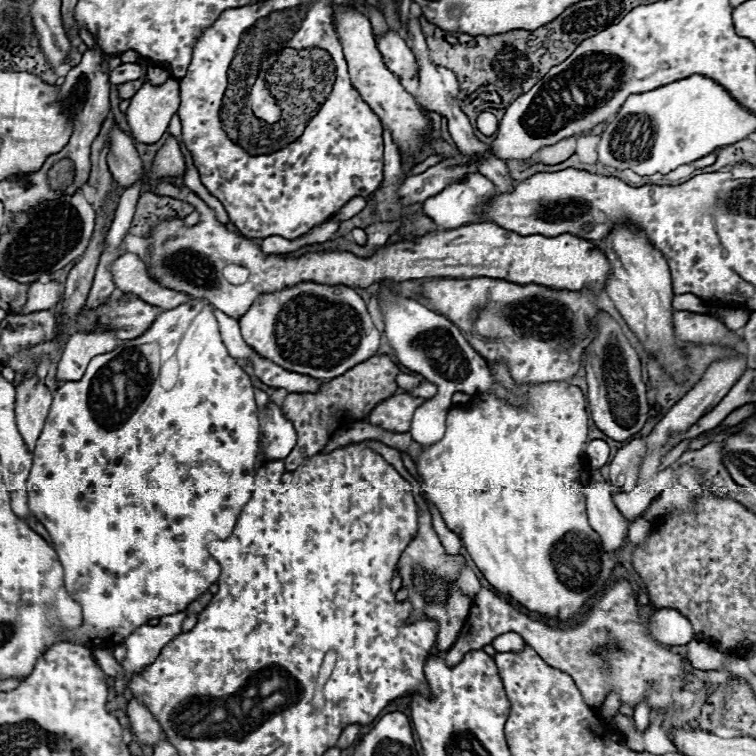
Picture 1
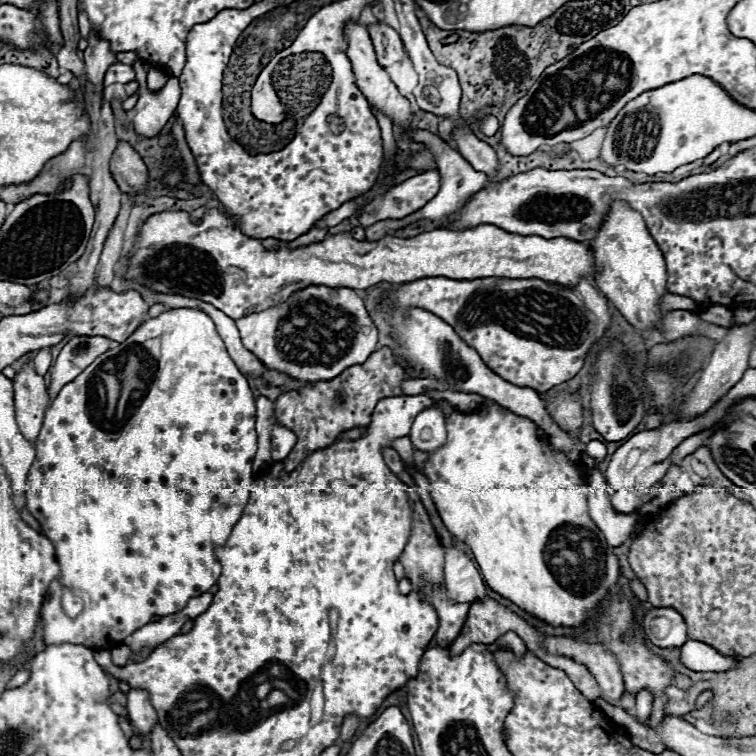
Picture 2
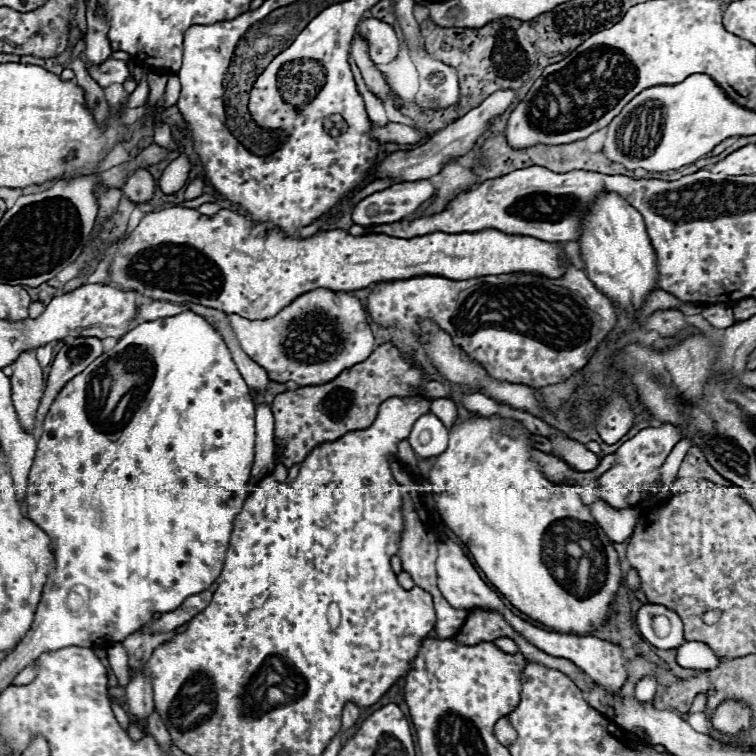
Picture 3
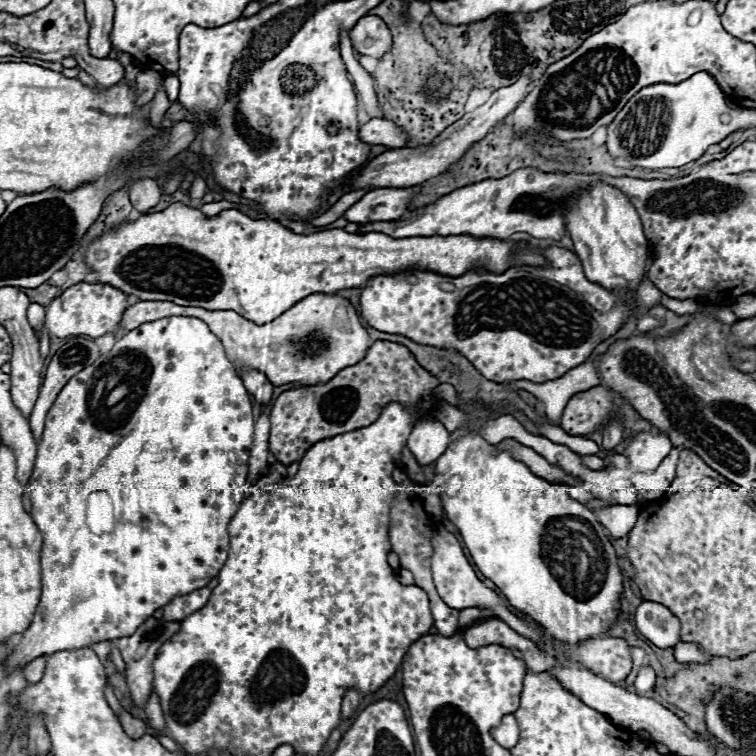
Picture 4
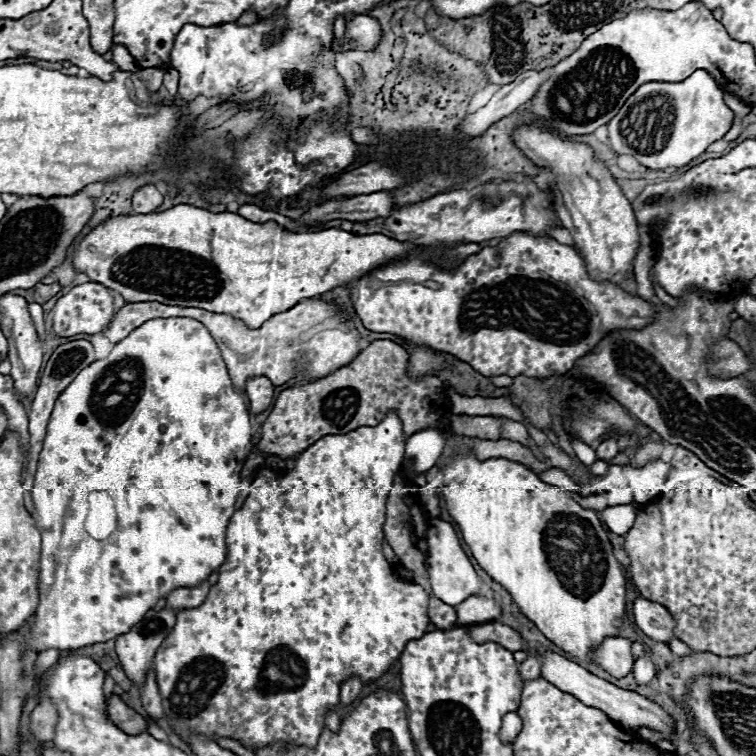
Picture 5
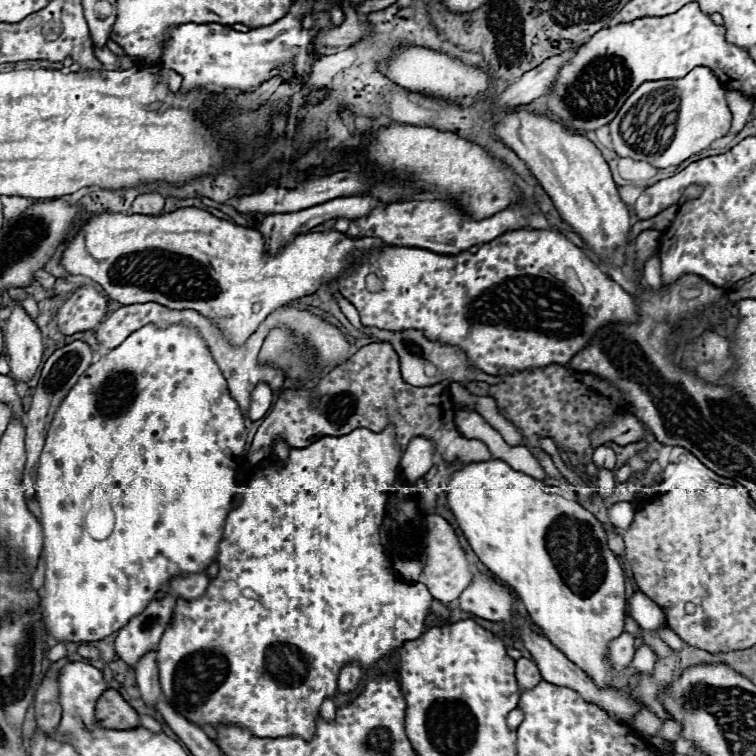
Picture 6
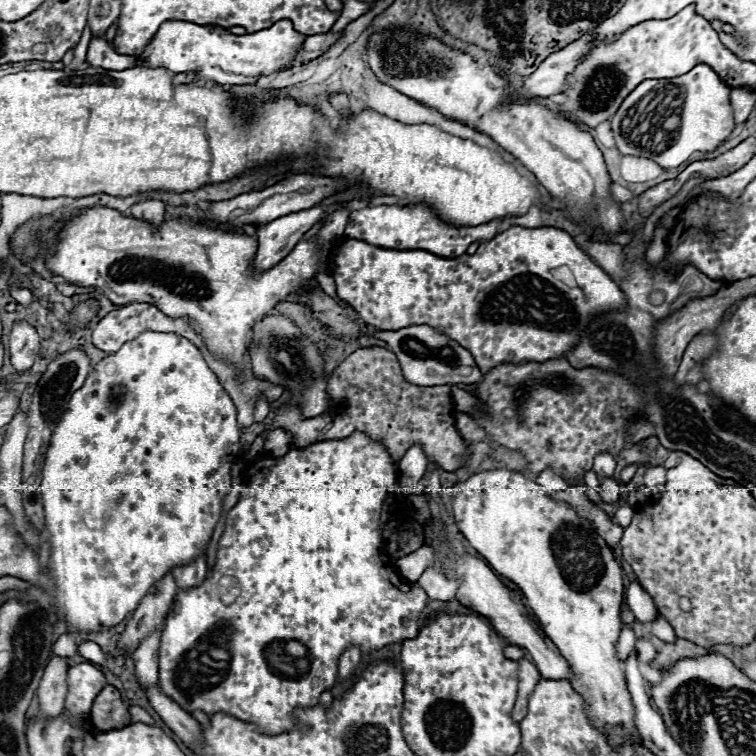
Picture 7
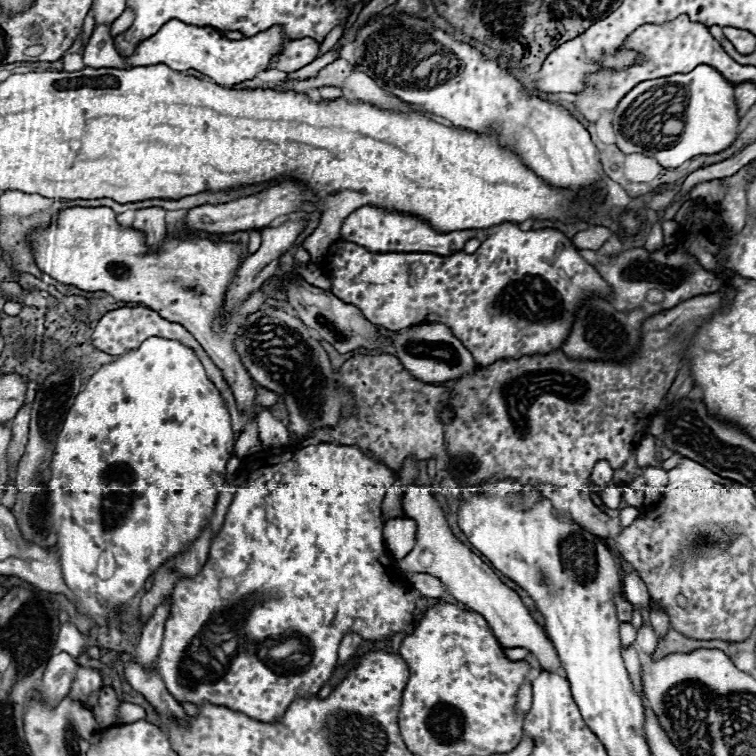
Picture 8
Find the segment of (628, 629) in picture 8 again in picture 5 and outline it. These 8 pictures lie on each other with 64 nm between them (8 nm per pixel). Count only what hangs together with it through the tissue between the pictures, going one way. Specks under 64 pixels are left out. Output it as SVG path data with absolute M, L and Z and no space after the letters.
M616 636L616 638L606 638L600 648L594 652L594 662L610 672L614 678L626 676L632 666L634 666L634 656L632 656L632 640Z

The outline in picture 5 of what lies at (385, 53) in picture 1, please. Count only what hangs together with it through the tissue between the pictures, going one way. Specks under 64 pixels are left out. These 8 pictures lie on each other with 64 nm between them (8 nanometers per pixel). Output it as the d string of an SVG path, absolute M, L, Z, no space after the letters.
M352 14L346 22L346 32L344 32L344 44L340 44L338 38L332 40L332 50L372 50L380 42L382 30L380 24L366 16L366 14Z

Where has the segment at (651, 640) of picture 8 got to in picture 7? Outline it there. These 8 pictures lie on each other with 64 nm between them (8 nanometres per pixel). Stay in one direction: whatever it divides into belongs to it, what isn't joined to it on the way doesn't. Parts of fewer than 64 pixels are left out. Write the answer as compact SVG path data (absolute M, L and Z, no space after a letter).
M640 638L636 642L636 654L638 654L638 660L640 662L652 662L654 656L656 656L656 648L654 648L654 644L650 640Z

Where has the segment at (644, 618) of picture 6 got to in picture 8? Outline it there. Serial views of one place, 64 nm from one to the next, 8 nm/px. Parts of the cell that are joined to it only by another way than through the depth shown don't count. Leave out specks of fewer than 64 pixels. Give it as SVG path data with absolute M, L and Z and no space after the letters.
M634 570L626 572L626 576L622 580L622 588L624 588L626 598L632 602L632 606L638 606L642 614L648 614L650 594L646 590L646 584L642 582L642 578L638 578L638 574Z

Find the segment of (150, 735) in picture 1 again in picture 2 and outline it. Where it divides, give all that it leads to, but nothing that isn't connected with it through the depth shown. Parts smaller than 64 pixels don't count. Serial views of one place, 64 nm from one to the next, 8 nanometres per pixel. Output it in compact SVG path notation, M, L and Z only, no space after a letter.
M130 688L128 692L128 718L130 724L136 728L136 734L150 734L154 724L158 722L156 710L150 704L150 694L144 688Z

